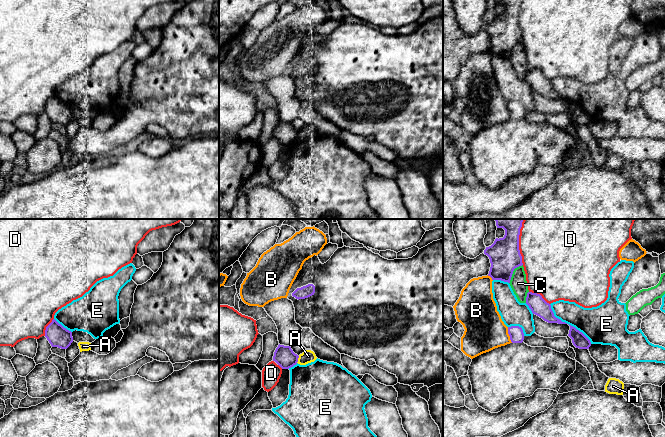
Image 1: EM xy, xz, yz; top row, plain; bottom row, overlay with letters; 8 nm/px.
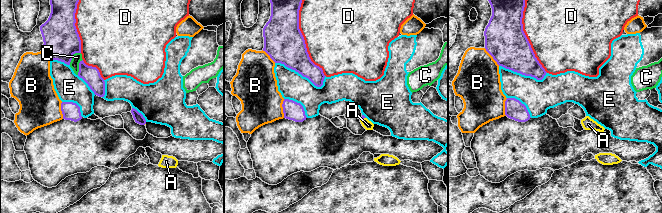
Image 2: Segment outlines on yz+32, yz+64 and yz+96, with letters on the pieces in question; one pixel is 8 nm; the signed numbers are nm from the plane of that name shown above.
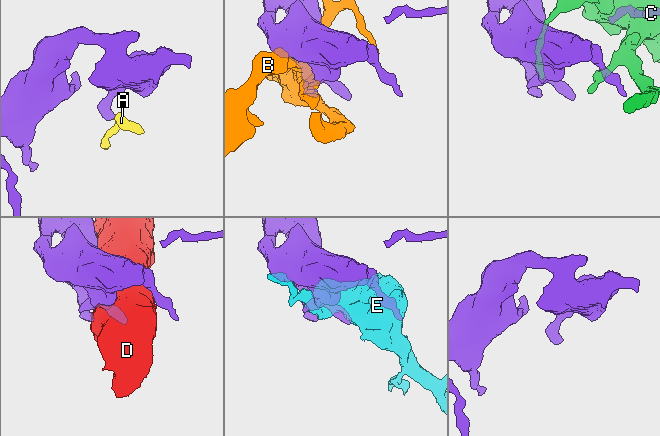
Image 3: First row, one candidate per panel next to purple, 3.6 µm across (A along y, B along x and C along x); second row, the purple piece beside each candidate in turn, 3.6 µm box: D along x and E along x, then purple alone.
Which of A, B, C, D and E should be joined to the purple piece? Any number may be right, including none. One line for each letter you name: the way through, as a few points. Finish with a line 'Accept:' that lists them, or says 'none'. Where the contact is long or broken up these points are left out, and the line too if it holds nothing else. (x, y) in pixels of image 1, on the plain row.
Accept: none

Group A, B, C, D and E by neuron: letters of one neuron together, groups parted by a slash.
A B / C / D / E

